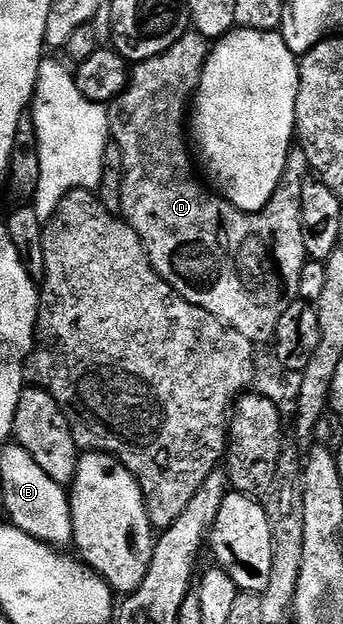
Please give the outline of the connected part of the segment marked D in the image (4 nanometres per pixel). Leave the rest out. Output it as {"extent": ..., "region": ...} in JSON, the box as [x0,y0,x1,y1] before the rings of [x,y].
{"extent":[108,29,310,345],"region":[[[194,29],[188,30],[181,39],[174,41],[174,45],[170,45],[170,49],[166,49],[166,53],[158,53],[158,57],[150,57],[146,61],[135,64],[131,68],[128,76],[126,89],[117,99],[113,99],[108,107],[108,130],[110,132],[110,139],[115,146],[119,147],[124,158],[124,180],[122,181],[122,205],[120,206],[120,211],[122,212],[124,222],[132,226],[134,233],[138,233],[138,237],[148,254],[148,260],[152,262],[153,269],[187,303],[190,305],[198,305],[198,309],[206,309],[206,313],[218,317],[226,326],[232,327],[238,333],[242,333],[242,337],[249,339],[253,345],[260,345],[260,343],[266,342],[267,339],[269,342],[275,336],[276,330],[278,329],[278,321],[282,321],[282,313],[286,313],[286,309],[290,309],[290,305],[300,299],[298,280],[302,278],[302,265],[308,259],[306,245],[302,245],[302,185],[310,178],[308,154],[304,152],[303,146],[293,146],[292,152],[288,155],[288,160],[286,161],[286,169],[282,173],[282,181],[278,185],[274,197],[270,197],[270,201],[260,211],[236,210],[227,199],[221,197],[219,194],[213,193],[203,182],[200,184],[192,176],[192,163],[188,160],[190,143],[186,138],[186,112],[189,110],[198,85],[200,84],[200,78],[208,60],[209,50],[209,40],[202,38]]]}

